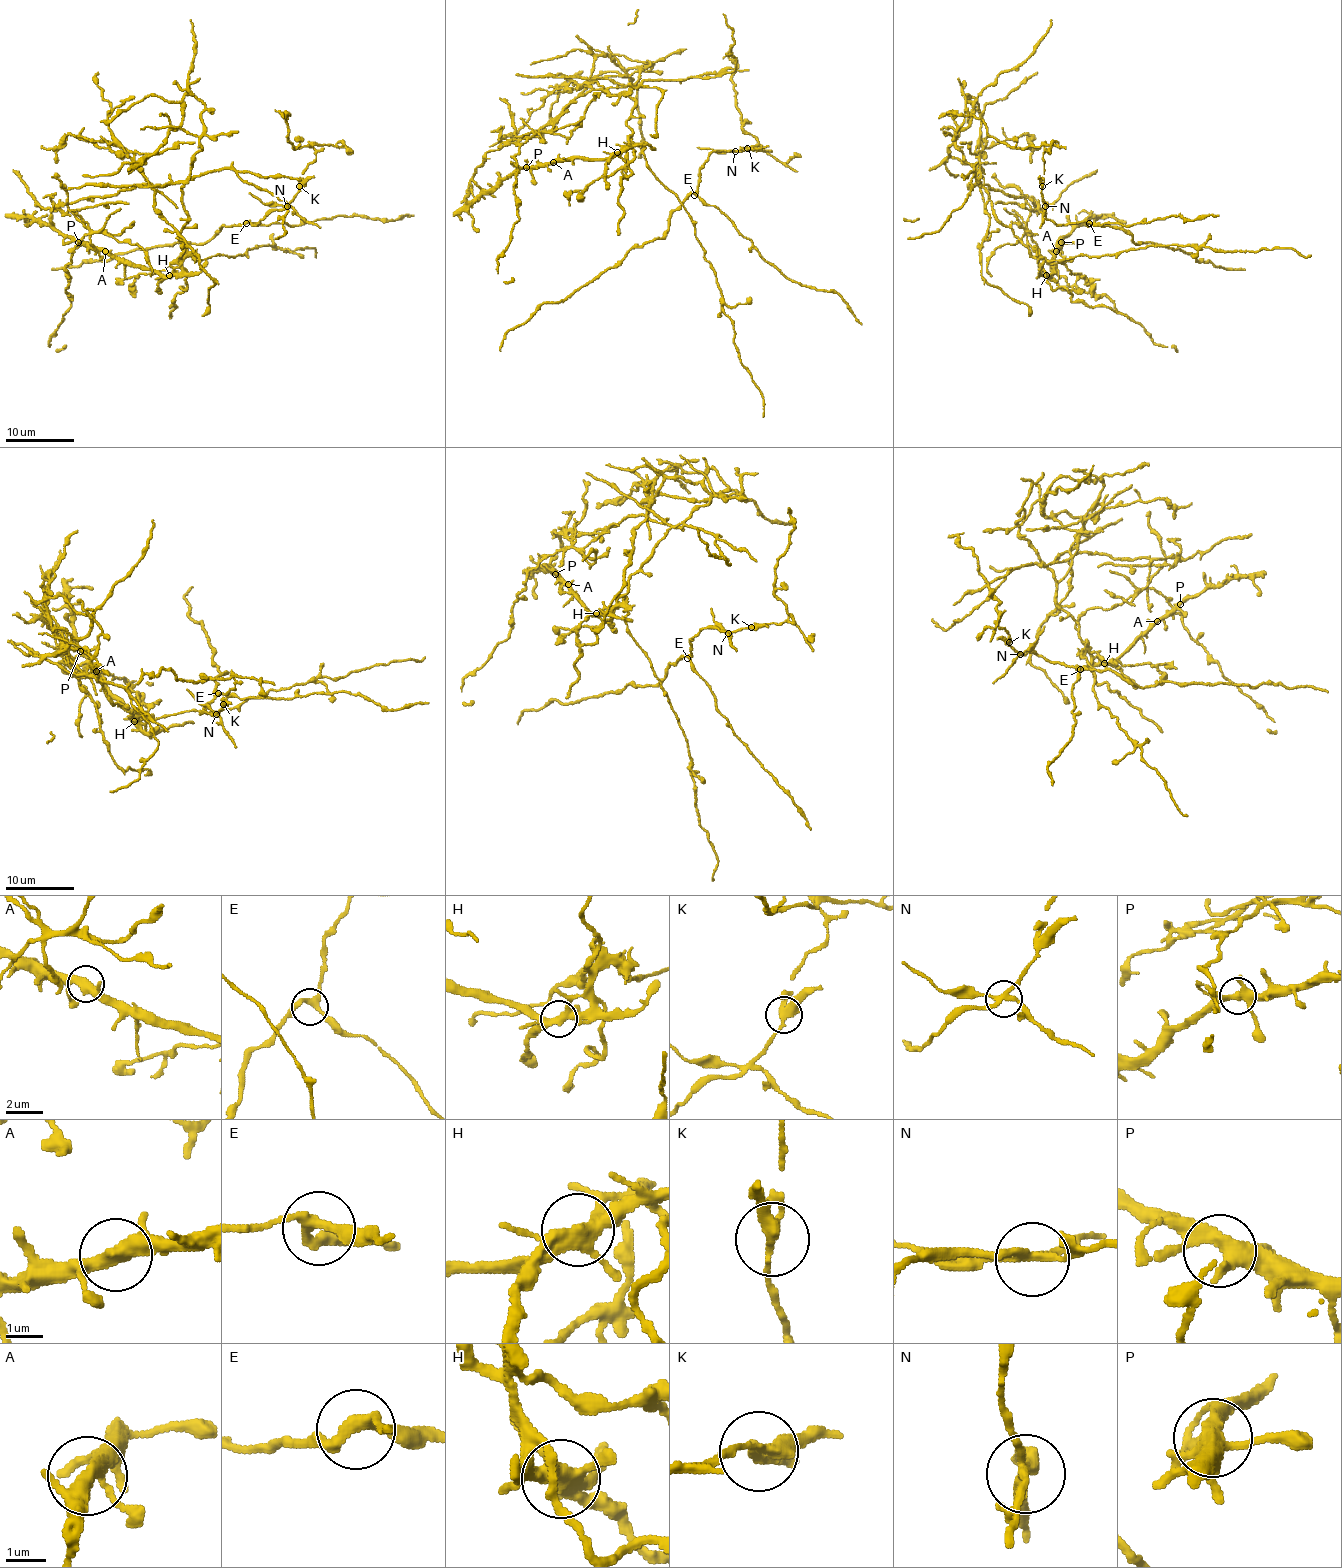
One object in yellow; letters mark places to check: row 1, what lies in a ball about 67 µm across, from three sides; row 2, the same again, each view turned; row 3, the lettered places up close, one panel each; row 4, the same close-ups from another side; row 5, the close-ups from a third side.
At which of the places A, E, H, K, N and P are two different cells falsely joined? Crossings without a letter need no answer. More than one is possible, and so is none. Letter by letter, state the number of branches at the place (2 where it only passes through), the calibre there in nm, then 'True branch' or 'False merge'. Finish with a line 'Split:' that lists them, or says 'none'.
A: Branches: 4. Thickness 360 nm. True branch
E: Branches: 3. Thickness 260 nm. True branch
H: Branches: 5. Thickness 380 nm. False merge
K: Branches: 3. Thickness 280 nm. False merge
N: Branches: 4. Thickness 220 nm. False merge
P: Branches: 5. Thickness 400 nm. True branch
Split: H, K, N

